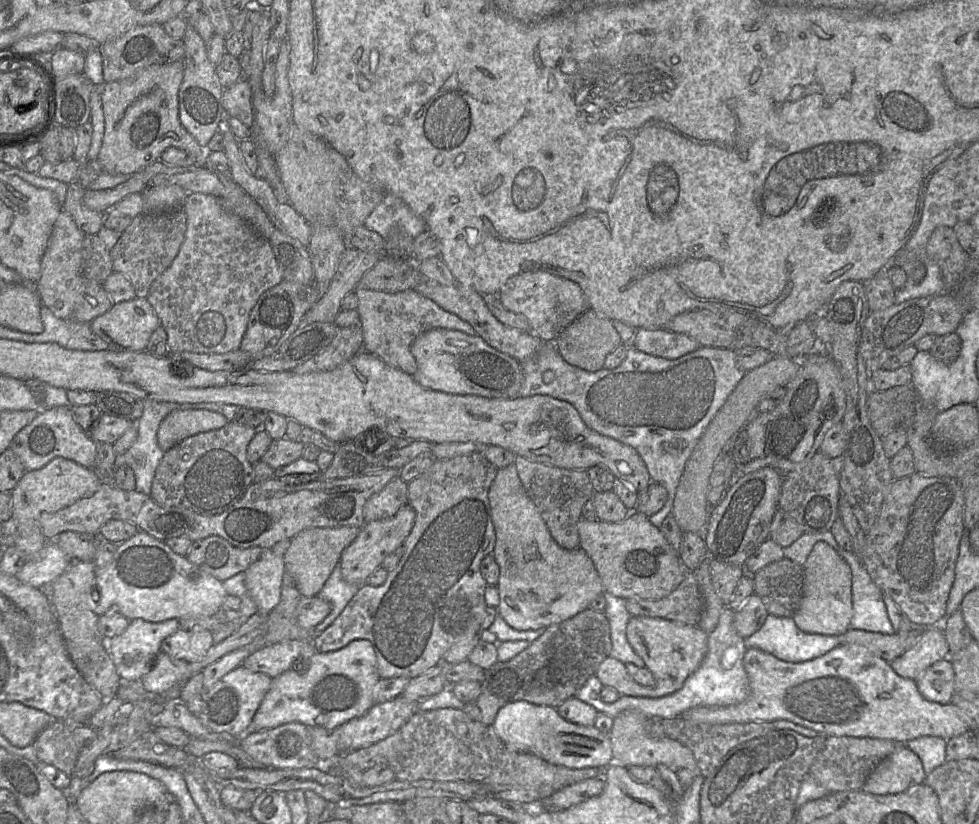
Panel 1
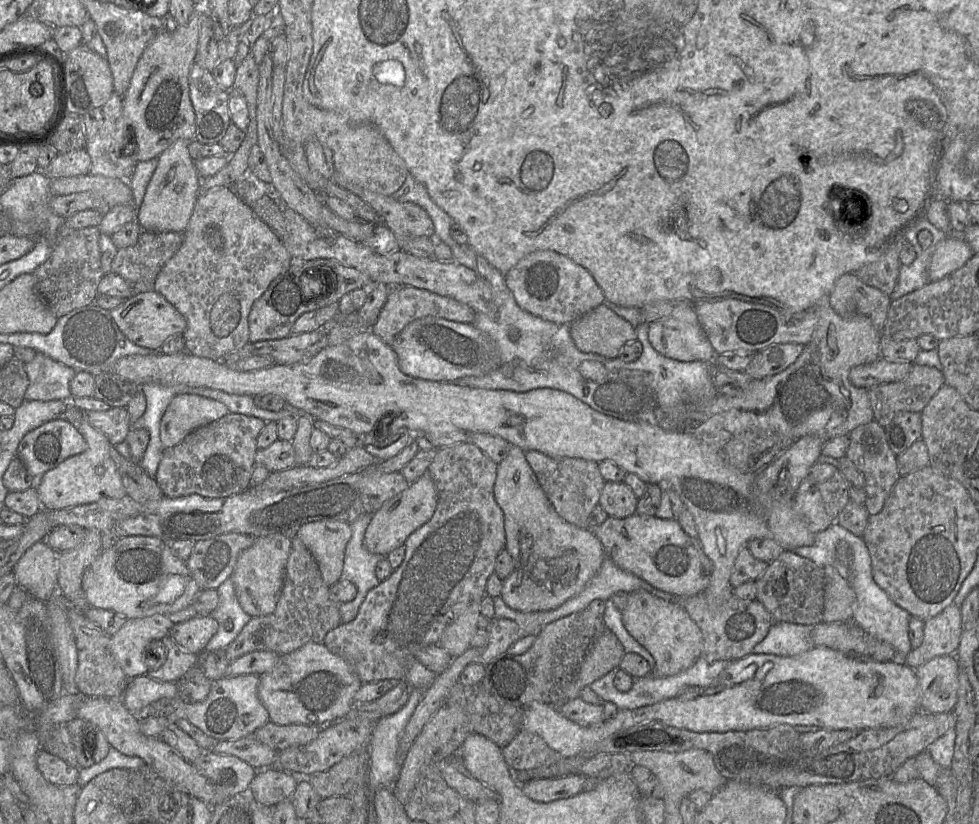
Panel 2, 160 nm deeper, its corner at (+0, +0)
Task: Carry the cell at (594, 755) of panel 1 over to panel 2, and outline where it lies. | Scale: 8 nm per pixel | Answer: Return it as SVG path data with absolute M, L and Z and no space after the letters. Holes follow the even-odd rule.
M813 647L795 656L783 657L772 654L749 654L730 661L717 681L708 687L689 686L676 698L660 701L636 709L620 710L617 716L593 726L581 726L565 718L558 708L544 703L524 706L522 730L541 736L550 748L562 757L597 752L598 744L607 738L650 721L693 732L747 731L767 728L778 724L813 725L824 730L852 730L896 727L921 712L920 692L916 670L906 666L898 658L892 662L859 662L828 647Z

